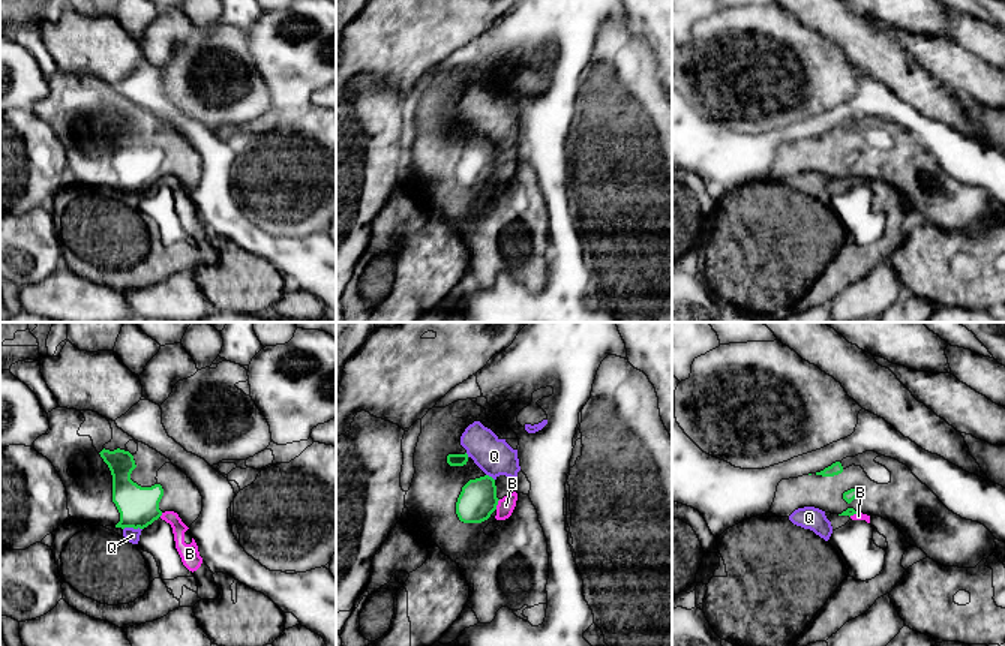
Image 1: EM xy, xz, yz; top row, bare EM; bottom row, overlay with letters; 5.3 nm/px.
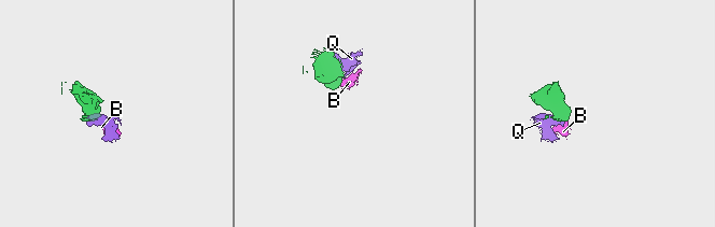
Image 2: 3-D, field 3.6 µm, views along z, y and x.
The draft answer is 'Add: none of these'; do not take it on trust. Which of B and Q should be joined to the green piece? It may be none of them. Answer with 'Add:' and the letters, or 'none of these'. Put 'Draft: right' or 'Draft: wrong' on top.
Draft: right
Add: none of these

